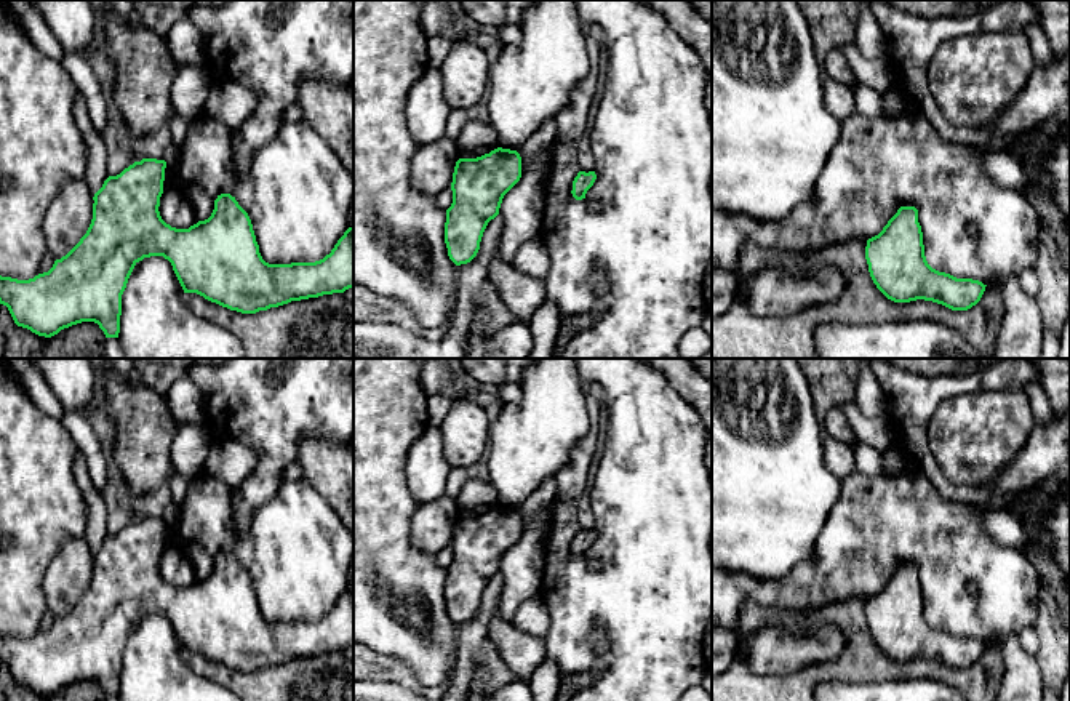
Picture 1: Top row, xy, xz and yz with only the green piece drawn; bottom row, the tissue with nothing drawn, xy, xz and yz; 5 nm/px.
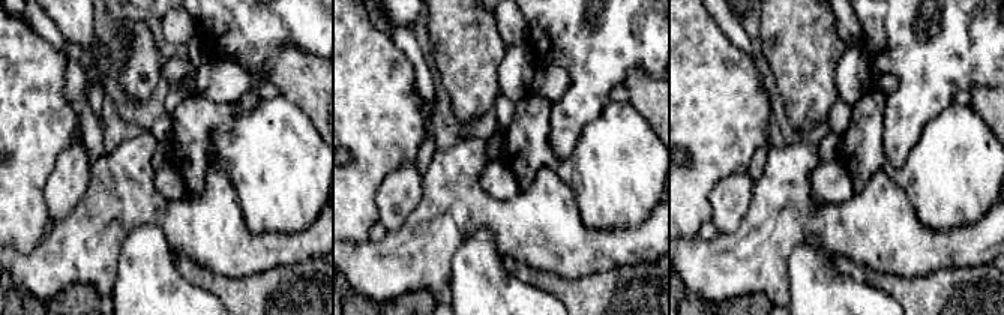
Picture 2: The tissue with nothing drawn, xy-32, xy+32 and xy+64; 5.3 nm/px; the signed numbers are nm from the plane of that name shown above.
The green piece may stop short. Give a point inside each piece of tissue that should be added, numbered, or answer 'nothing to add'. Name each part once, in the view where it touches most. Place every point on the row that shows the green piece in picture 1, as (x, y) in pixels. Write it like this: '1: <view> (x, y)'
nothing to add

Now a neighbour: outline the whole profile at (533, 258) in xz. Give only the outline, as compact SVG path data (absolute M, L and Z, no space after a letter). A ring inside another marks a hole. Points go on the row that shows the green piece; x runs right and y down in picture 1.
M541 237L525 243L512 259L517 270L544 280L550 270L550 254Z

